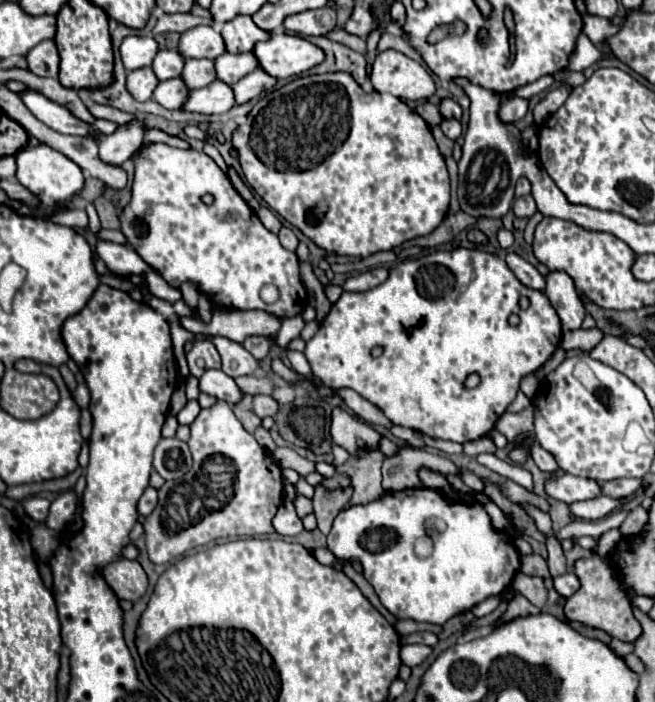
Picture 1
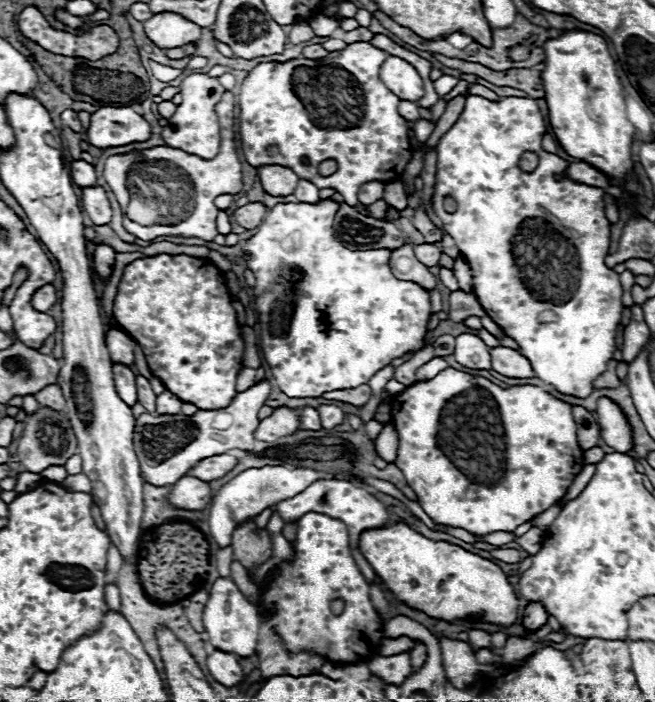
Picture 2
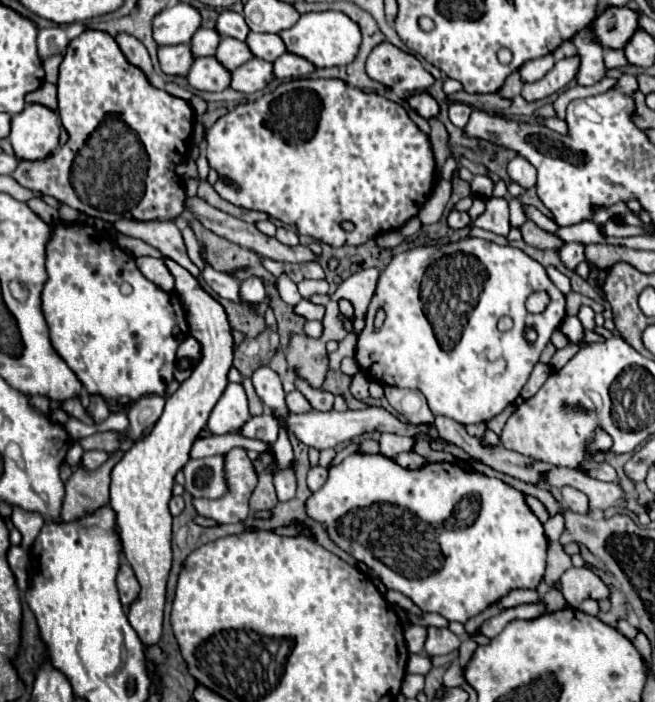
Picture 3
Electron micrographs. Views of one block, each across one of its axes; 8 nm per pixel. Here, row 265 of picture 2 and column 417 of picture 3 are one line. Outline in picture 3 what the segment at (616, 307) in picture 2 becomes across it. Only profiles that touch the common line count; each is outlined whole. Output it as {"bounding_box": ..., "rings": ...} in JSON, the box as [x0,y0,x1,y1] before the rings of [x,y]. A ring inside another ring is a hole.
{"bounding_box":[306,452,548,622],"rings":[[[354,452],[350,454],[348,458],[344,458],[340,464],[332,466],[330,468],[330,474],[328,474],[328,480],[326,484],[312,492],[310,498],[306,500],[306,514],[324,524],[326,528],[326,534],[328,538],[338,546],[342,548],[344,552],[348,552],[350,556],[354,556],[358,562],[364,562],[370,570],[374,570],[376,574],[382,574],[382,582],[386,588],[394,586],[394,590],[402,592],[402,586],[406,586],[406,596],[422,610],[422,612],[438,612],[440,616],[444,616],[448,622],[468,622],[472,616],[480,614],[482,610],[486,610],[490,604],[498,602],[500,598],[504,598],[508,592],[512,590],[518,590],[518,588],[530,588],[534,590],[542,576],[544,576],[544,566],[546,566],[546,552],[548,552],[548,538],[544,534],[544,526],[542,522],[536,518],[536,514],[528,508],[526,504],[526,496],[508,486],[506,482],[498,480],[498,478],[490,478],[490,476],[484,476],[476,470],[466,470],[462,468],[460,464],[456,462],[428,462],[424,464],[422,468],[416,468],[416,470],[408,470],[408,468],[402,468],[396,460],[392,458],[386,458],[382,454],[362,454],[362,452]],[[376,504],[376,514],[358,514],[358,508],[368,508]],[[372,534],[392,534],[394,538],[392,540],[378,540],[374,538]]]}

